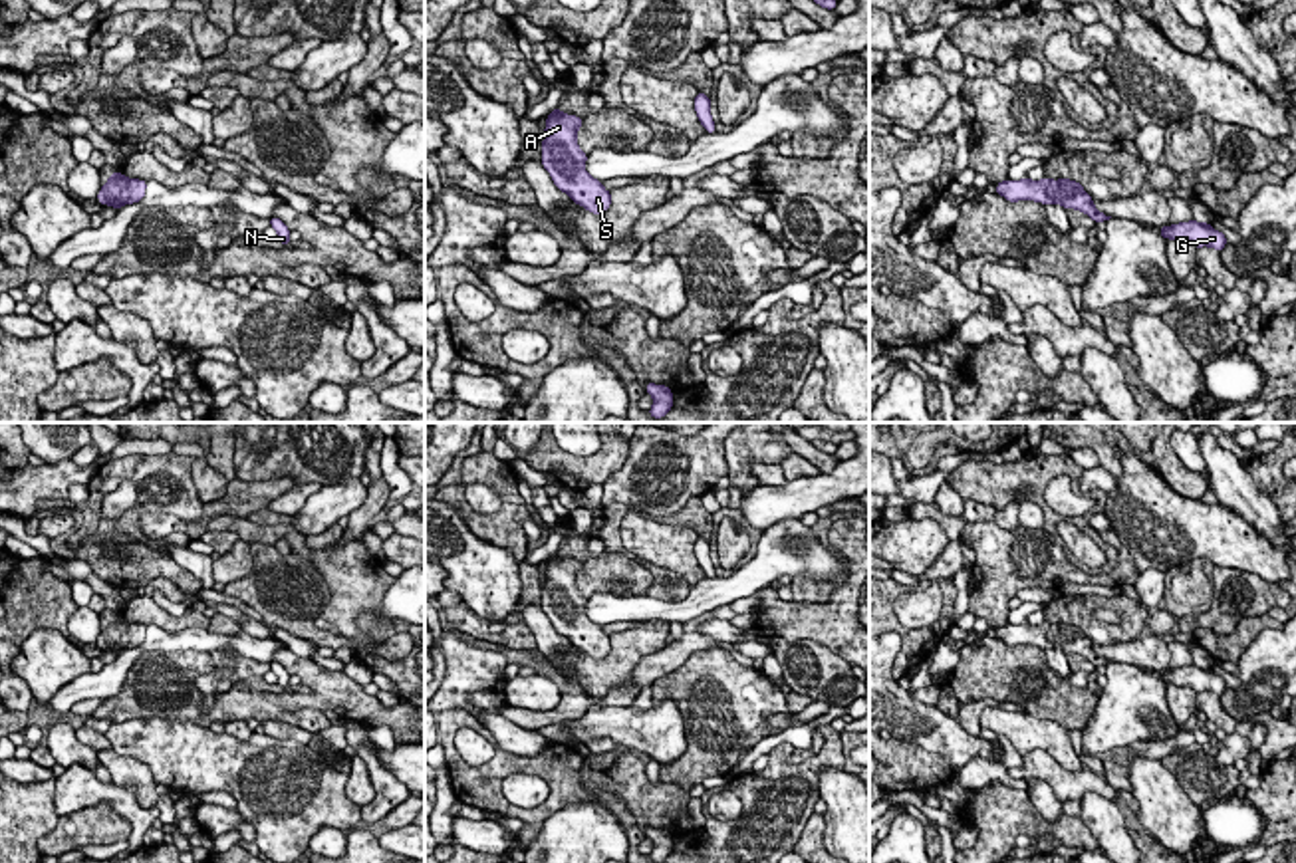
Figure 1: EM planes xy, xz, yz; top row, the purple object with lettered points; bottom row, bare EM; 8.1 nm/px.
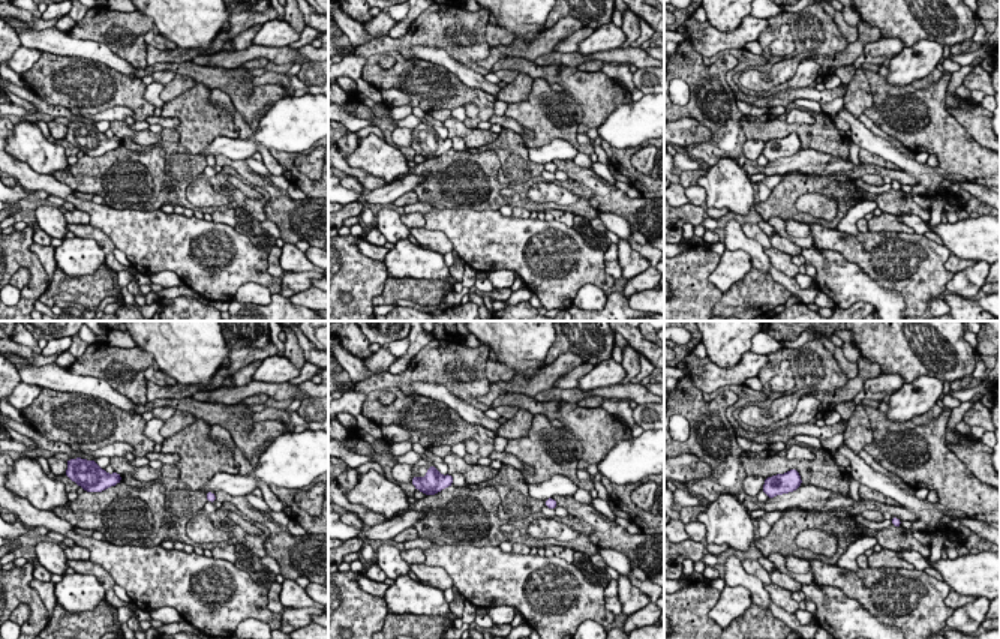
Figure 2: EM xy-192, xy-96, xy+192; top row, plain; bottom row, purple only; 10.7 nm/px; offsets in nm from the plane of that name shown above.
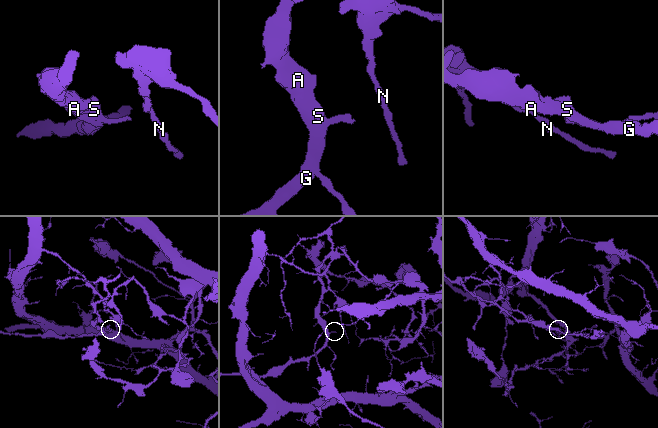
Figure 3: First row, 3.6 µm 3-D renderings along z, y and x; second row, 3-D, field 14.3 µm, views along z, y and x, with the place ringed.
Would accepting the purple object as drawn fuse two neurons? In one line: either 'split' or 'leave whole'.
leave whole

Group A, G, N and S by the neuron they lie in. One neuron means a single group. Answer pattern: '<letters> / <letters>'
A G N S

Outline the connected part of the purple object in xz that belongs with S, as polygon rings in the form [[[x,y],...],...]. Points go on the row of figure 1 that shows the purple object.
[[[560,107],[550,111],[540,145],[542,165],[554,185],[576,204],[593,214],[603,214],[611,206],[611,192],[583,169],[587,155],[578,145],[582,123],[580,117],[568,115]]]

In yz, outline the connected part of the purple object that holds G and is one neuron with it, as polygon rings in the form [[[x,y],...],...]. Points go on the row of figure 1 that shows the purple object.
[[[1197,220],[1179,222],[1171,226],[1161,226],[1159,232],[1165,240],[1171,238],[1175,242],[1189,242],[1195,248],[1209,246],[1221,252],[1227,246],[1225,234],[1215,230],[1207,222]]]

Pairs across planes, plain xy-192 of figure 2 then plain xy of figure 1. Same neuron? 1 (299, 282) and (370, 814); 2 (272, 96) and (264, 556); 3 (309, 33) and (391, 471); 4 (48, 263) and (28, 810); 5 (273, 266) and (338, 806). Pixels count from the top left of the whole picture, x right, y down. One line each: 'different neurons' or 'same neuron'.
1: different neurons
2: different neurons
3: same neuron
4: different neurons
5: different neurons

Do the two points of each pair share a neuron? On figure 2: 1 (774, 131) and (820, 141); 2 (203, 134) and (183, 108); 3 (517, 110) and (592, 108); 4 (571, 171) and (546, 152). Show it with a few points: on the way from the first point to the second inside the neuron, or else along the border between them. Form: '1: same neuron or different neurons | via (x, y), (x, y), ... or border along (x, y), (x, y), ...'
1: same neuron | via (786, 129), (799, 129), (808, 138)
2: same neuron | via (198, 128), (198, 123), (189, 114)
3: different neurons | border along (562, 89), (582, 111), (577, 132)
4: different neurons | border along (570, 158), (552, 161)

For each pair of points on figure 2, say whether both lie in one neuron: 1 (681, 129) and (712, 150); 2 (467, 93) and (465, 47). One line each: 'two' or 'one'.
1: two
2: two

